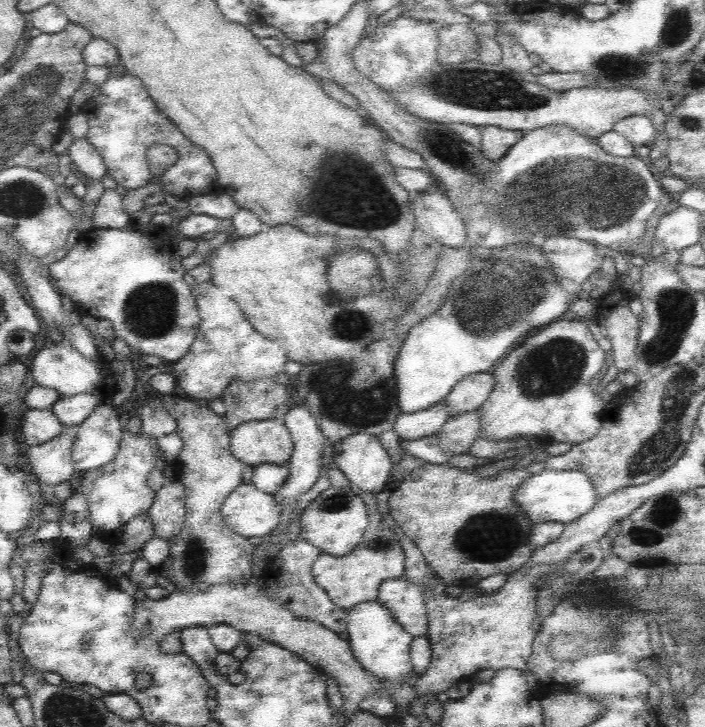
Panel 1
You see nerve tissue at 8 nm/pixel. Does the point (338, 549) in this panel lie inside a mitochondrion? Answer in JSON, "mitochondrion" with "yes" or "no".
{"mitochondrion":"no"}

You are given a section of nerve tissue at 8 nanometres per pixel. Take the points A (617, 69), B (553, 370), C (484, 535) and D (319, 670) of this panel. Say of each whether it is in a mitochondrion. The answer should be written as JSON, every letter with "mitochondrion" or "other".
{"A":"mitochondrion","B":"mitochondrion","C":"mitochondrion","D":"other"}

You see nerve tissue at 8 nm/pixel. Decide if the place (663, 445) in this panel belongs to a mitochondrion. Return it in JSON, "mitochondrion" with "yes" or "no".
{"mitochondrion":"yes"}

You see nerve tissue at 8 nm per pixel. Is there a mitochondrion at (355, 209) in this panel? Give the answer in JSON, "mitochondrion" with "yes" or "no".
{"mitochondrion":"yes"}

